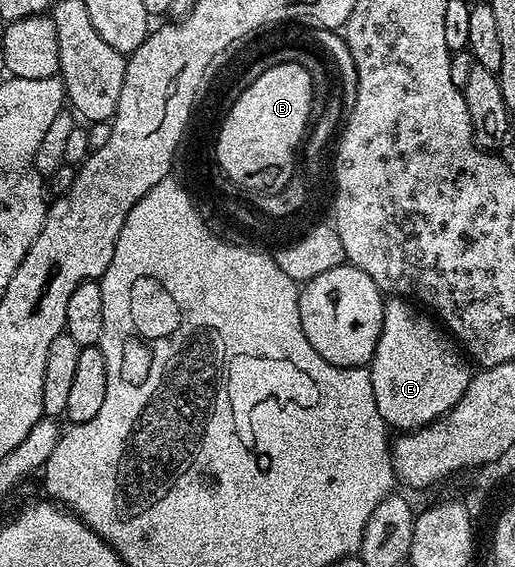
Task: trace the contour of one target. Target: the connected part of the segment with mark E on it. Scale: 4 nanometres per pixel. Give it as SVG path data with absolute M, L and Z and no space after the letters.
M403 297L388 298L383 304L381 337L369 364L377 413L388 428L403 433L441 418L461 401L469 385L473 371L466 362L456 340L426 310Z

